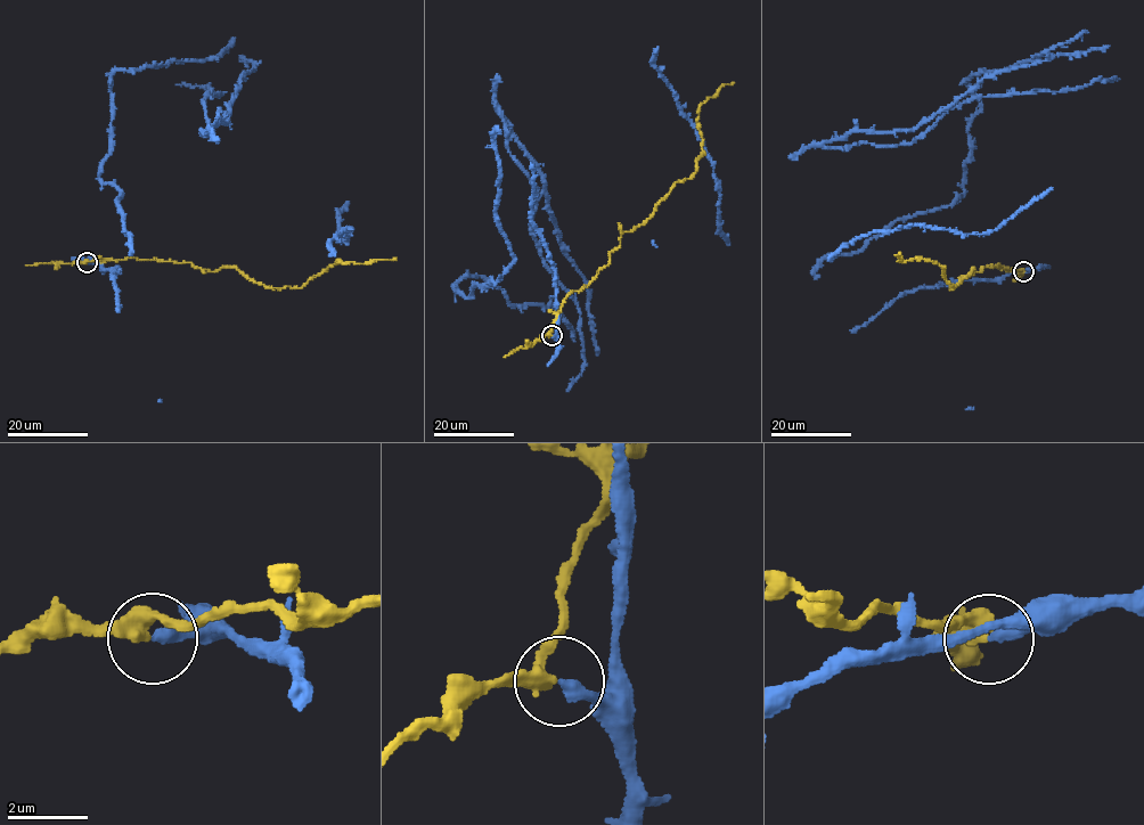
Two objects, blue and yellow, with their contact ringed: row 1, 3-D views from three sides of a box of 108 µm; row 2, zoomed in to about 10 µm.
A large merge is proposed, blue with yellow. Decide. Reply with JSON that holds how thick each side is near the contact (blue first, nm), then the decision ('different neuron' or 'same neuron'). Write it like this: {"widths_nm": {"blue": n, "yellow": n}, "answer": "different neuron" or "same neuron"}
{"widths_nm": {"blue": 320, "yellow": 360}, "answer": "different neuron"}

